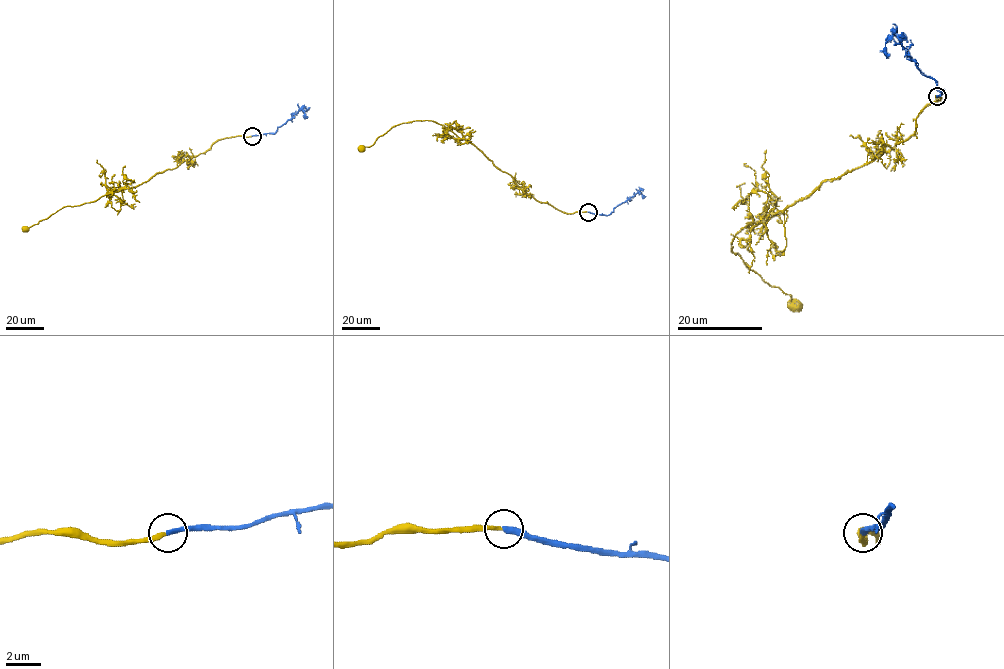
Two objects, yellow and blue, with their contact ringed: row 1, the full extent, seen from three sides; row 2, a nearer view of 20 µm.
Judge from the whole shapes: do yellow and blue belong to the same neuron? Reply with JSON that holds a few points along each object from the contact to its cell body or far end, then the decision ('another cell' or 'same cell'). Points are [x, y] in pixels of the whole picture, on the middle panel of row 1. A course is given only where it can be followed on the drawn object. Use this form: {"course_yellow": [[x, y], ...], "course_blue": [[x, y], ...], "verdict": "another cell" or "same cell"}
{"course_yellow": [[587, 212], [565, 213], [536, 200], [473, 145], [432, 120], [399, 124], [372, 145], [360, 147]], "course_blue": [[588, 212], [609, 215], [619, 204], [643, 190]], "verdict": "same cell"}

